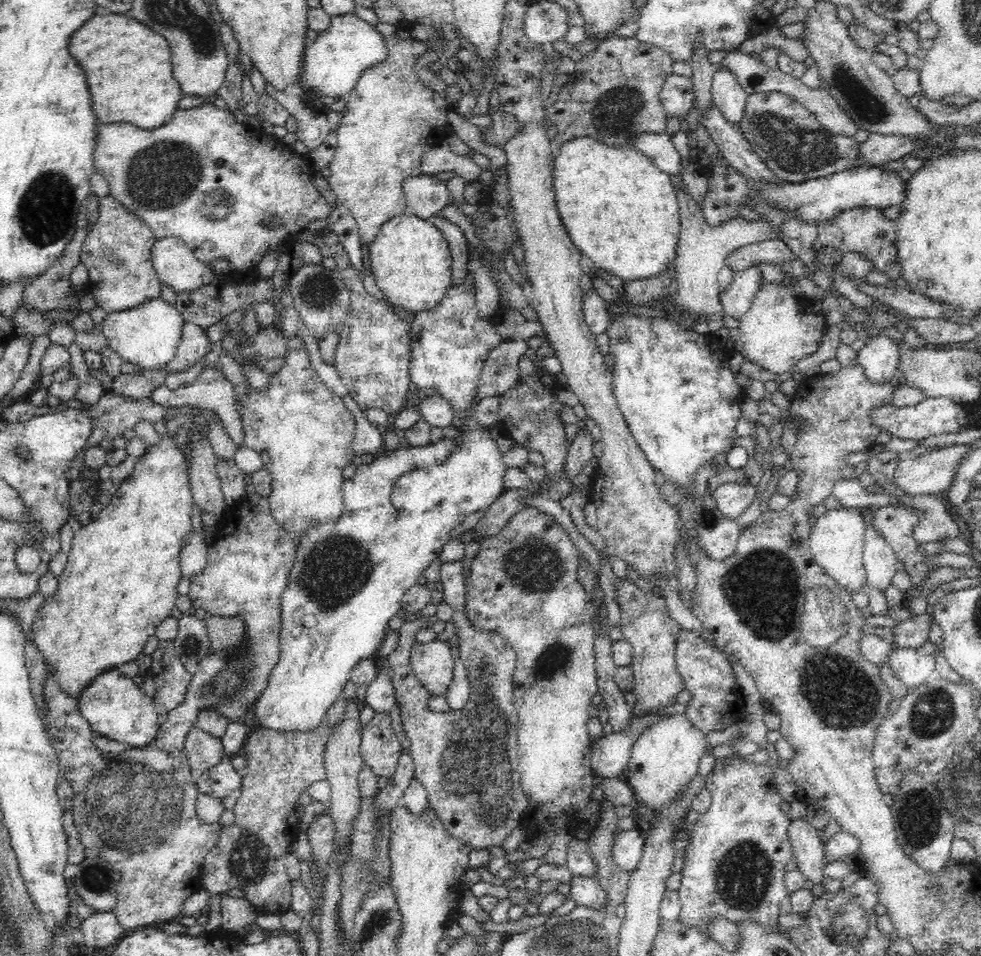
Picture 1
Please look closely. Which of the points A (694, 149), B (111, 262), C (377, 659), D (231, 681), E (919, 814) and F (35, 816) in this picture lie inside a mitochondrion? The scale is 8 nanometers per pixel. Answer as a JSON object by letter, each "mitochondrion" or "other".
{"A":"other","B":"mitochondrion","C":"other","D":"mitochondrion","E":"mitochondrion","F":"other"}

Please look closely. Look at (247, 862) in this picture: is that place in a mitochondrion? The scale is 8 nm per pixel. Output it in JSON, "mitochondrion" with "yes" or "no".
{"mitochondrion":"yes"}

